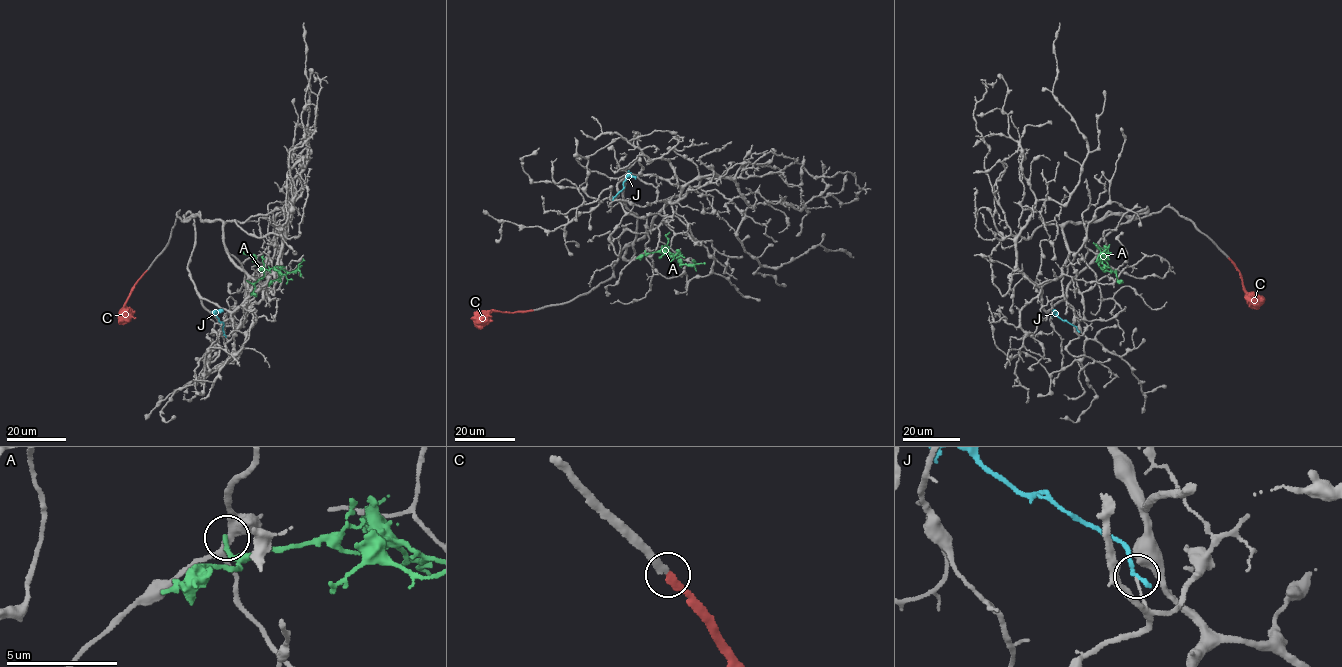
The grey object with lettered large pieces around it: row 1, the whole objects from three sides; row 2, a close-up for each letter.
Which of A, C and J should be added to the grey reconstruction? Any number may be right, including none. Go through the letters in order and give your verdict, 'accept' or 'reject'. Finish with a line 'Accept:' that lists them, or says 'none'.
A: reject
C: accept
J: reject
Accept: C

